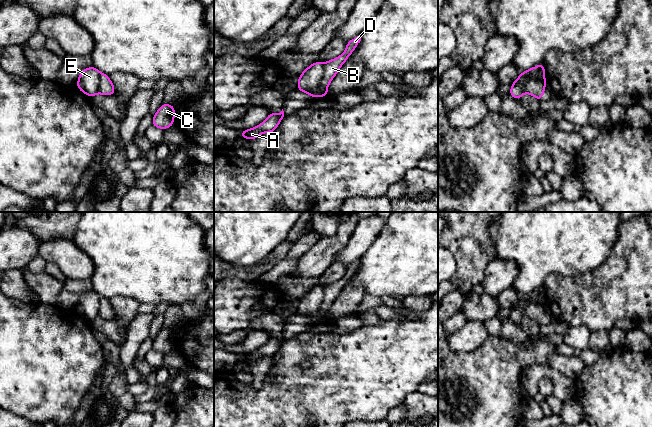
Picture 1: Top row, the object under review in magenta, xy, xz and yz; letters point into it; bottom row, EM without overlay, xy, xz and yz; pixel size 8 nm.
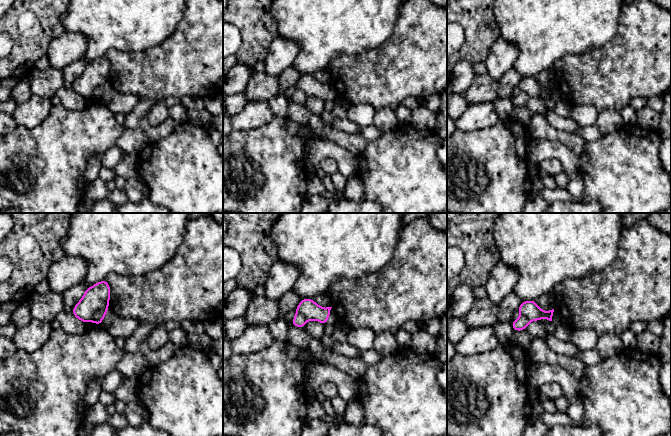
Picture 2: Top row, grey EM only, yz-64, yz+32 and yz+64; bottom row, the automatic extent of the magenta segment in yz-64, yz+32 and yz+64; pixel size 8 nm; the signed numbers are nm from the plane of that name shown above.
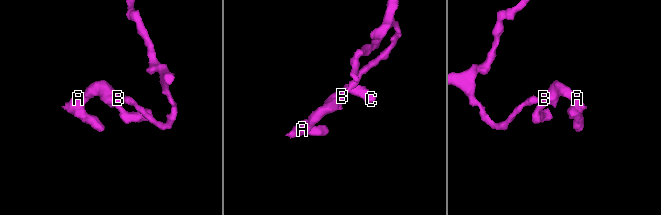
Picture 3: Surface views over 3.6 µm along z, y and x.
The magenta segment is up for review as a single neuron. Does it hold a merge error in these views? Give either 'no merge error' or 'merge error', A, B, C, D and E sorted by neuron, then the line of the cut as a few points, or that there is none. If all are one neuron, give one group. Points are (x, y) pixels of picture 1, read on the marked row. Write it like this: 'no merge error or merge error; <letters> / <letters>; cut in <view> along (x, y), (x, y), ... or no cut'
merge error; A C E / B D; cut in xz along (324, 63), (323, 77), (317, 95)

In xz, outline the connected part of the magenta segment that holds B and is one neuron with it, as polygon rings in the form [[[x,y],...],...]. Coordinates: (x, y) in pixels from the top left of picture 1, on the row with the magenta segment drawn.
[[[360,35],[355,38],[352,38],[350,41],[346,43],[346,49],[340,56],[324,63],[323,78],[321,80],[319,91],[318,91],[319,97],[329,96],[327,91],[329,84],[336,76],[336,74],[338,73],[342,65],[347,61],[349,56],[353,53],[353,51],[358,46],[360,41],[361,41]]]

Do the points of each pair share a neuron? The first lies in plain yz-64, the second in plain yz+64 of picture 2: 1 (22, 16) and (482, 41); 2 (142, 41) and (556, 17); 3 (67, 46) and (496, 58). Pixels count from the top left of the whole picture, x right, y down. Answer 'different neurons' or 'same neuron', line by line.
1: same neuron
2: same neuron
3: same neuron

